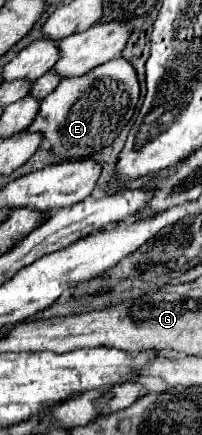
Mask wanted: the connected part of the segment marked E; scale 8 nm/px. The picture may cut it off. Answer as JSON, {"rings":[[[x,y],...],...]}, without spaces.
{"rings":[[[114,58],[88,74],[64,78],[60,86],[42,100],[40,112],[28,132],[40,132],[52,146],[52,152],[60,154],[64,160],[88,158],[114,142],[130,122],[138,96],[140,86],[134,66],[126,58]]]}

